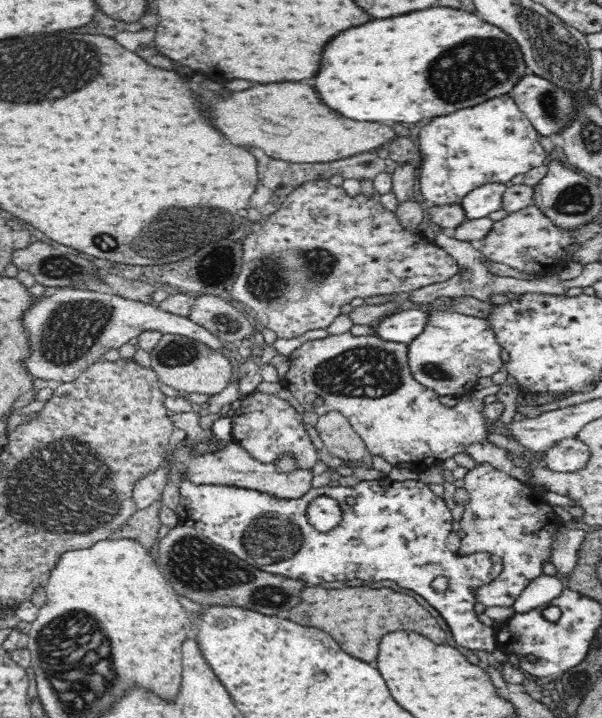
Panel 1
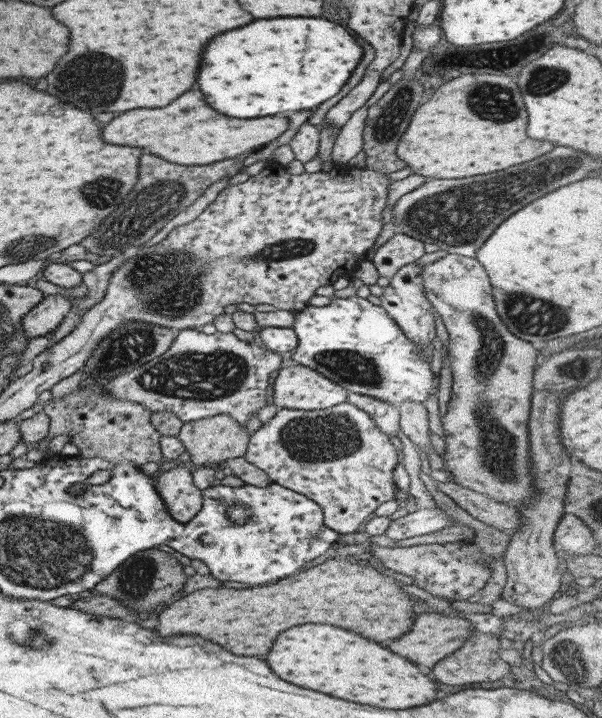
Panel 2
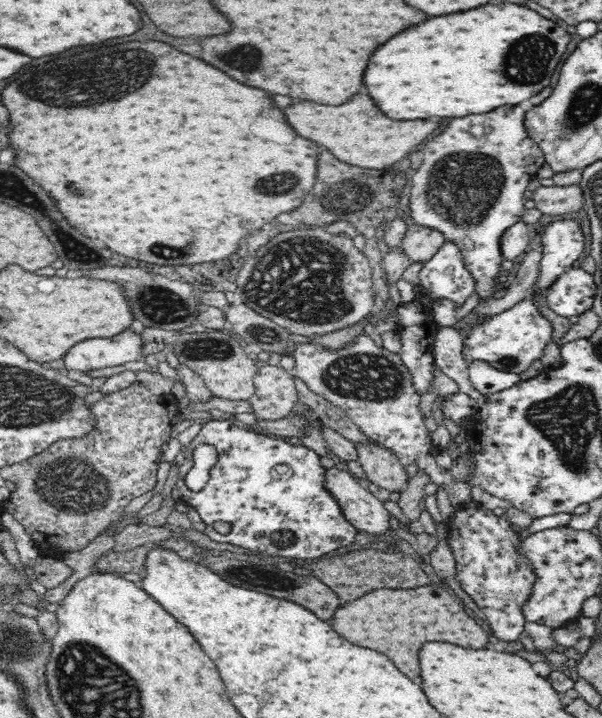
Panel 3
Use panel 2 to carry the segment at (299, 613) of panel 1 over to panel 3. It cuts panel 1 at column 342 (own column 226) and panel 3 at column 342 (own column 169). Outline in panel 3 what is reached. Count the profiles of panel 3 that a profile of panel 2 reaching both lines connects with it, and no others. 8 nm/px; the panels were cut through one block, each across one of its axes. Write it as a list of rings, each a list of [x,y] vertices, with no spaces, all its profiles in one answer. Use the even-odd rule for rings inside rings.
[[[433,582],[422,588],[374,590],[358,602],[342,604],[332,619],[332,629],[346,640],[386,654],[406,676],[418,678],[418,682],[422,682],[418,652],[426,642],[450,642],[476,650],[490,647],[488,634],[464,612],[457,596]]]

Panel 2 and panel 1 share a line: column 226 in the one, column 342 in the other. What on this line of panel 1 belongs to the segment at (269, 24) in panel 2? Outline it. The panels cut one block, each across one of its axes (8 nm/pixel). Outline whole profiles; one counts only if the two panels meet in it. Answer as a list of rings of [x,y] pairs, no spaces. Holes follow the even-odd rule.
[[[428,8],[386,20],[372,20],[334,36],[322,54],[322,66],[312,78],[320,100],[352,120],[406,122],[446,116],[460,108],[508,94],[529,70],[519,44],[497,26],[458,8]]]

